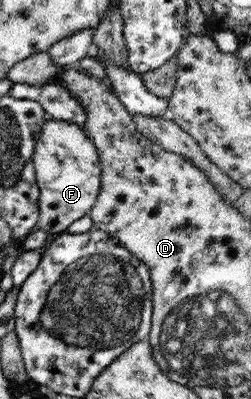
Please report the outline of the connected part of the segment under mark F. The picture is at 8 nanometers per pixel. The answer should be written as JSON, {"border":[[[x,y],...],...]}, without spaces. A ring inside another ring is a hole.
{"border":[[[48,117],[38,139],[33,155],[36,181],[40,187],[40,220],[37,228],[46,230],[54,237],[67,232],[71,224],[83,218],[95,206],[103,184],[100,155],[83,125],[68,120]]]}

